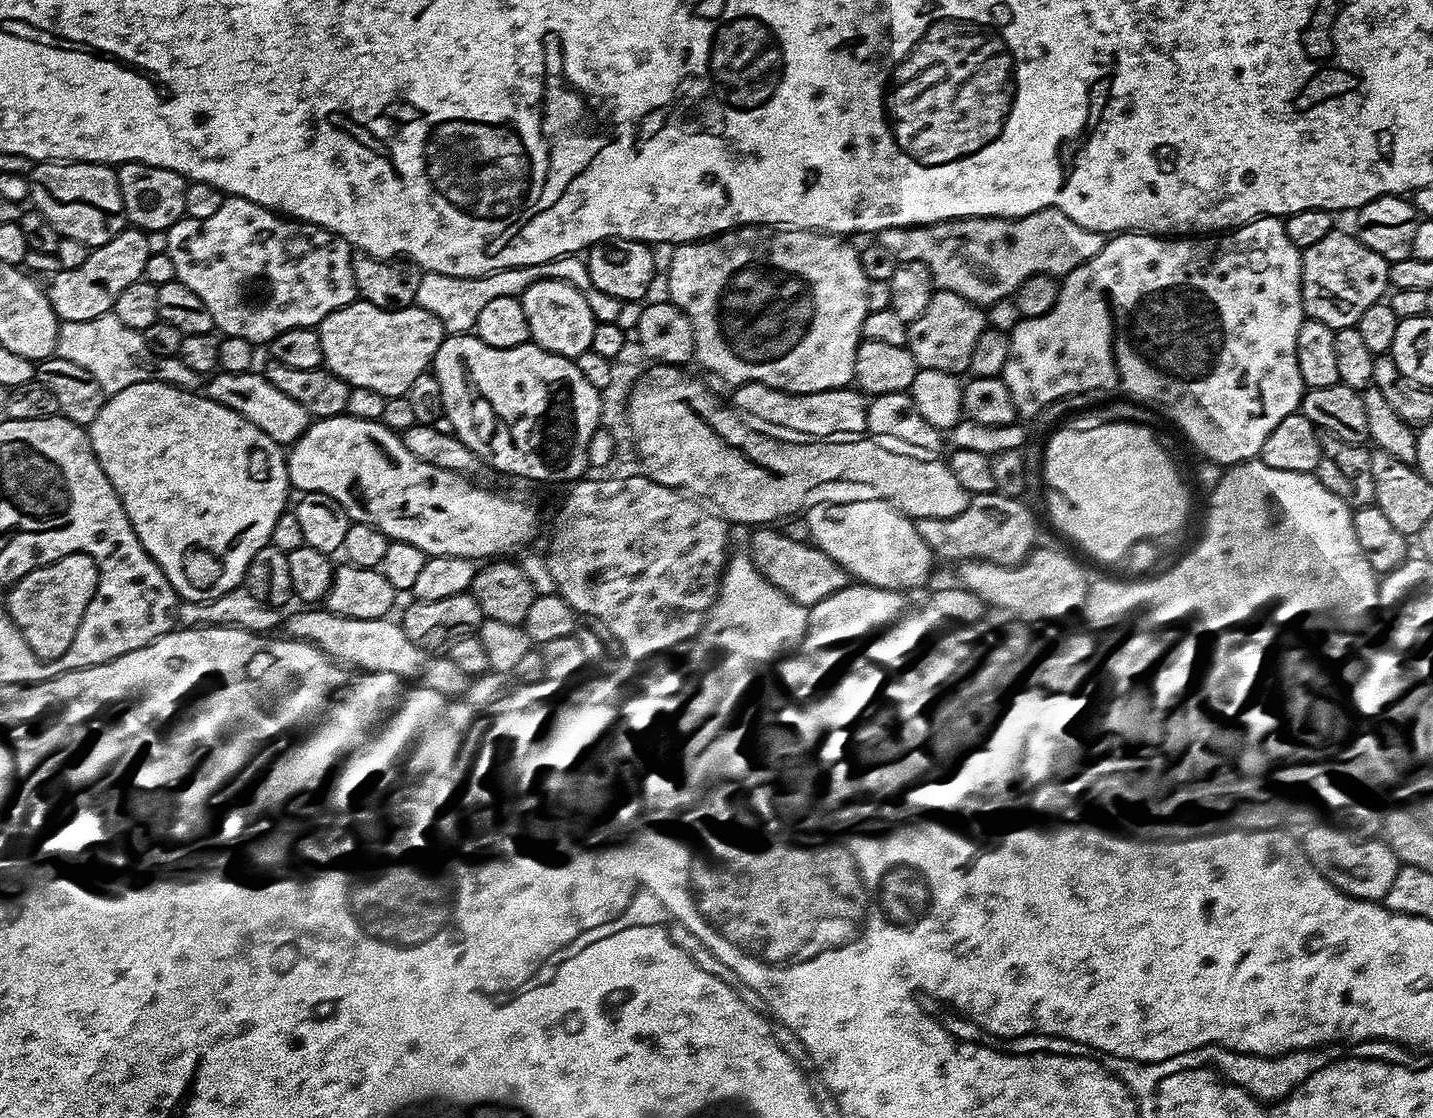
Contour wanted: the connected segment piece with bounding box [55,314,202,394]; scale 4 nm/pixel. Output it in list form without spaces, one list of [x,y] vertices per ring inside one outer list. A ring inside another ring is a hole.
[[[114,314],[90,318],[86,322],[63,321],[58,330],[55,355],[82,366],[106,394],[126,390],[126,386],[138,386],[138,382],[162,382],[189,390],[199,389],[202,384],[200,375],[189,370],[179,356],[154,354],[154,350],[146,346],[144,333],[126,326],[126,322],[118,322]]]

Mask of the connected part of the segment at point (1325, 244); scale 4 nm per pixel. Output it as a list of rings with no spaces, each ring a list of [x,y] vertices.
[[[1333,230],[1326,234],[1326,238],[1314,242],[1314,246],[1303,249],[1300,257],[1300,289],[1305,317],[1326,322],[1326,326],[1335,329],[1355,326],[1370,306],[1385,299],[1390,288],[1389,263],[1382,254],[1374,254],[1374,250],[1370,250],[1370,246],[1363,244],[1351,231]]]

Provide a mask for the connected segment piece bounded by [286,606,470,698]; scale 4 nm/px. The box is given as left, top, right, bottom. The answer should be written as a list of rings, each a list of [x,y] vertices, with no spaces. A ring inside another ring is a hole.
[[[308,606],[303,610],[305,612],[296,612],[289,620],[287,617],[287,635],[318,646],[331,660],[353,670],[394,674],[399,680],[417,688],[429,688],[443,696],[460,698],[467,693],[470,677],[456,663],[450,662],[447,654],[427,652],[414,646],[414,642],[406,638],[403,623],[396,621],[395,624],[392,618],[342,618],[320,606]]]

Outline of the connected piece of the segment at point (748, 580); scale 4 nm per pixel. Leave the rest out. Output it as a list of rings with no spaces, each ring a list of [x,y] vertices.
[[[733,551],[720,573],[720,589],[702,629],[707,643],[717,653],[729,656],[740,664],[771,666],[795,653],[803,645],[808,608],[782,594],[754,566],[747,551]]]

